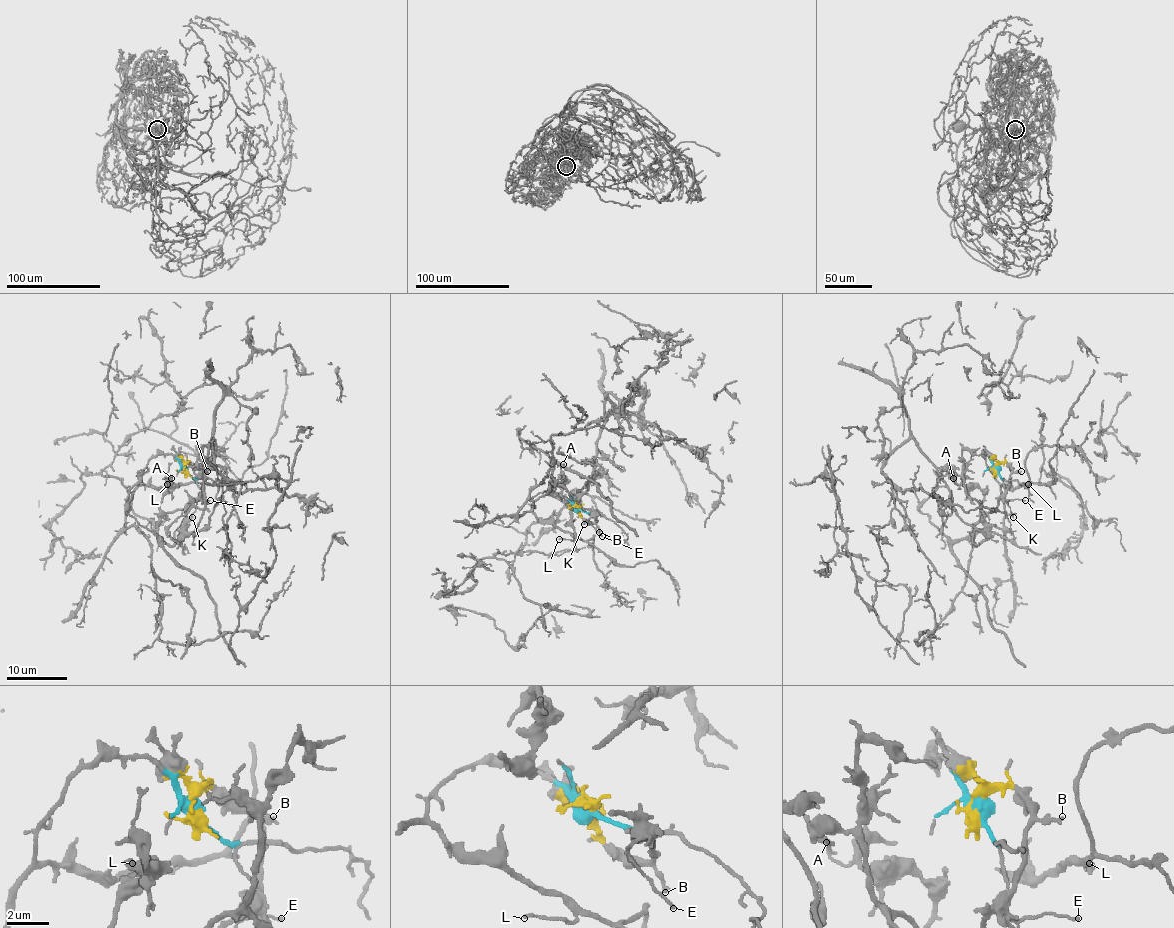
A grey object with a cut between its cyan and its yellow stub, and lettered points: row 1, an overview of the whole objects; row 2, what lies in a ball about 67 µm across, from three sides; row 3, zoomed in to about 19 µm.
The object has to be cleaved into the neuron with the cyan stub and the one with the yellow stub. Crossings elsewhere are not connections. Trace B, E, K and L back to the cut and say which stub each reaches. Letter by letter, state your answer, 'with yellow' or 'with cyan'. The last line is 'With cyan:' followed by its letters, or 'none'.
B: with yellow
E: with yellow
K: with yellow
L: with cyan
With cyan: L

